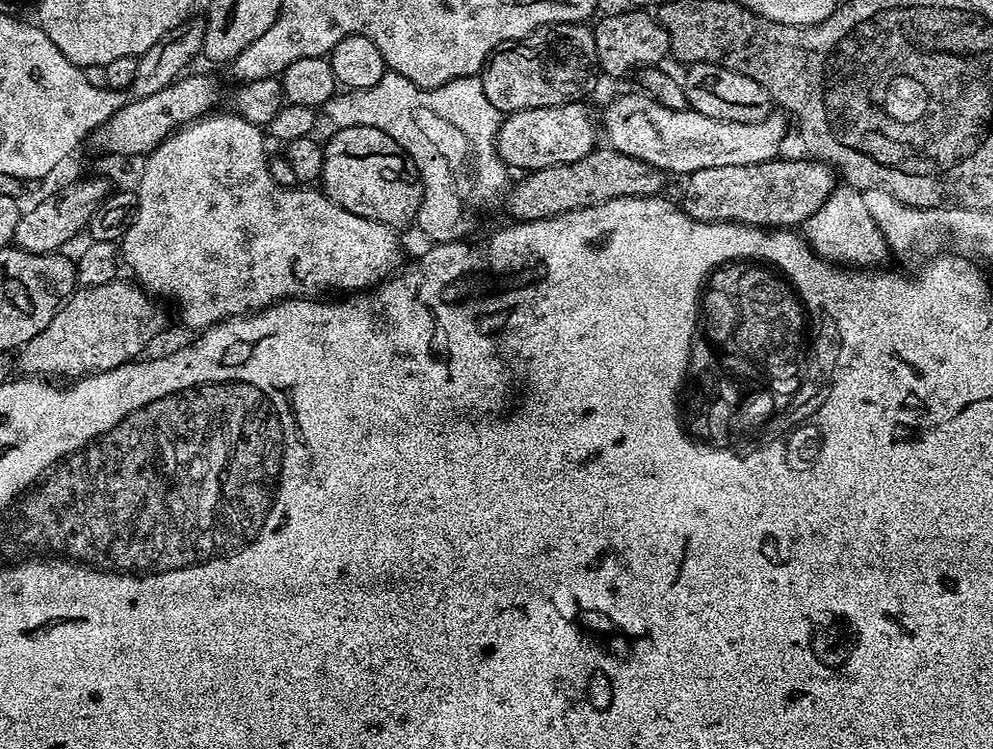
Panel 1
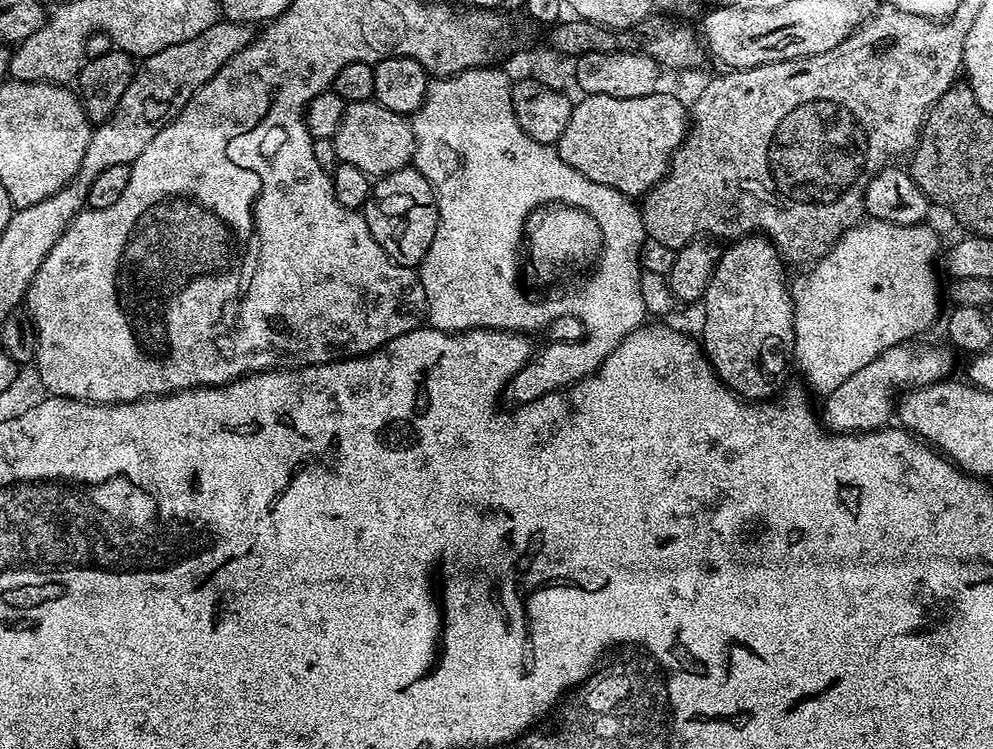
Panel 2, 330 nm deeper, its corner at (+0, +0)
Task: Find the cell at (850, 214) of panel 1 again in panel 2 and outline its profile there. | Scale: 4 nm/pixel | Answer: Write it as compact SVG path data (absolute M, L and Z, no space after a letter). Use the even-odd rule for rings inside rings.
M869 219L868 224L865 222L857 223L853 228L848 229L841 236L840 240L831 248L826 255L820 260L815 261L808 269L792 278L789 285L789 292L792 296L792 307L795 310L795 350L793 357L797 366L800 368L807 382L821 394L833 392L842 386L852 374L856 374L858 370L874 360L880 353L893 348L894 345L911 341L910 338L922 333L926 328L930 327L936 320L940 310L940 296L938 294L938 280L934 272L934 260L938 258L940 249L938 250L938 236L926 224L916 224L915 226L902 226L901 224L888 223L885 220Z

